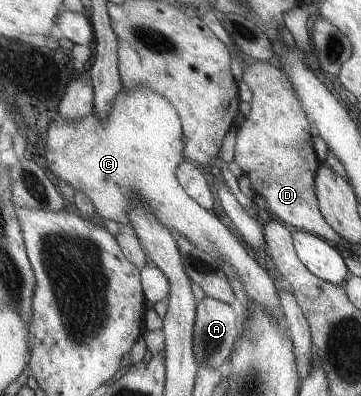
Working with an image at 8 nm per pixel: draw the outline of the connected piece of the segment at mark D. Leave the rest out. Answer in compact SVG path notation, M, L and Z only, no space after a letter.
M256 62L244 68L242 80L252 90L252 110L244 123L238 128L234 161L242 168L243 174L252 182L252 186L260 196L264 196L267 203L267 212L281 220L294 230L303 230L316 233L327 241L335 244L342 242L341 236L335 232L331 224L324 218L319 198L316 194L316 173L321 162L314 150L314 140L310 132L307 112L303 102L299 99L291 78L275 62Z

